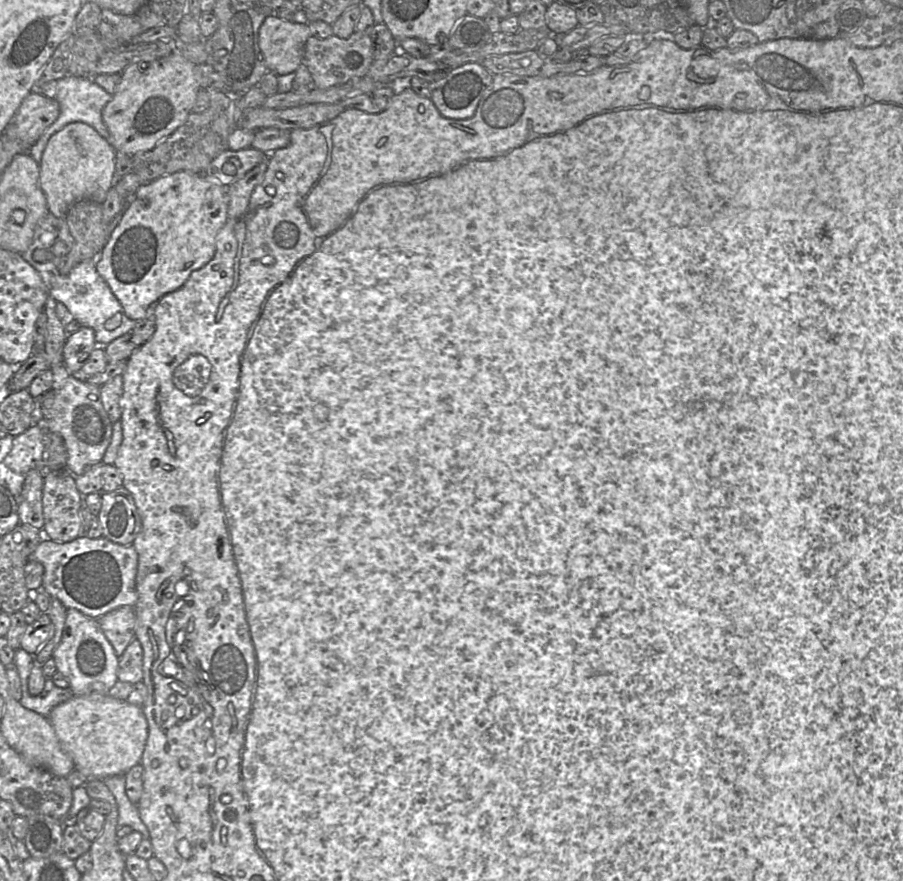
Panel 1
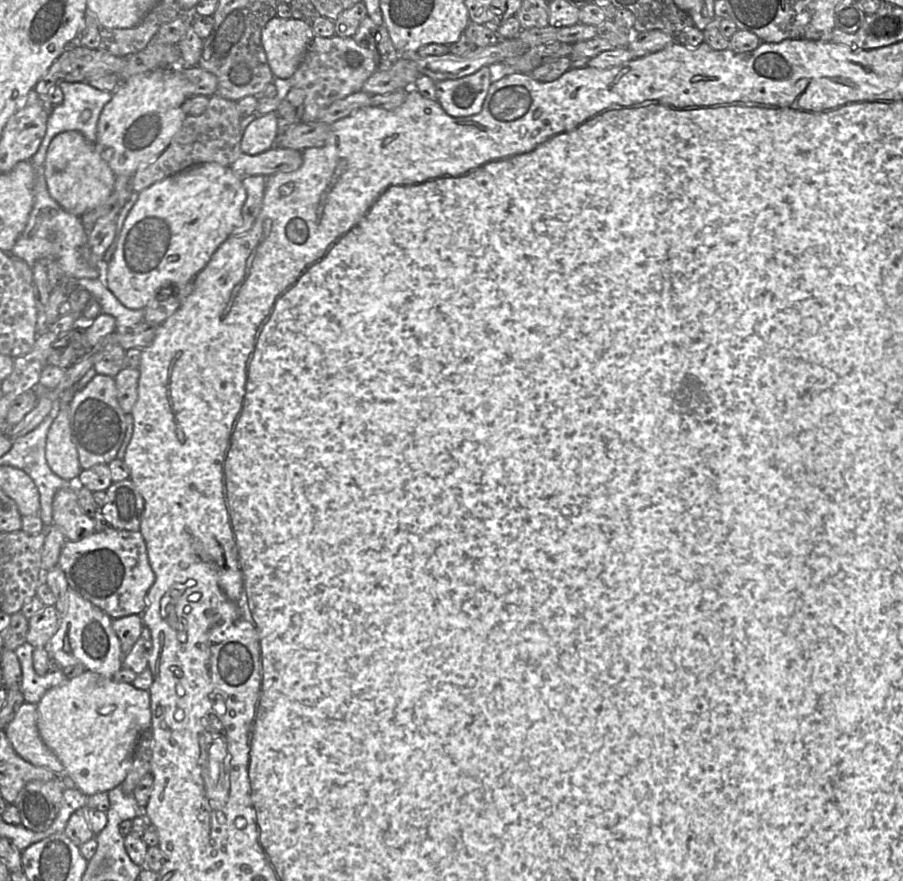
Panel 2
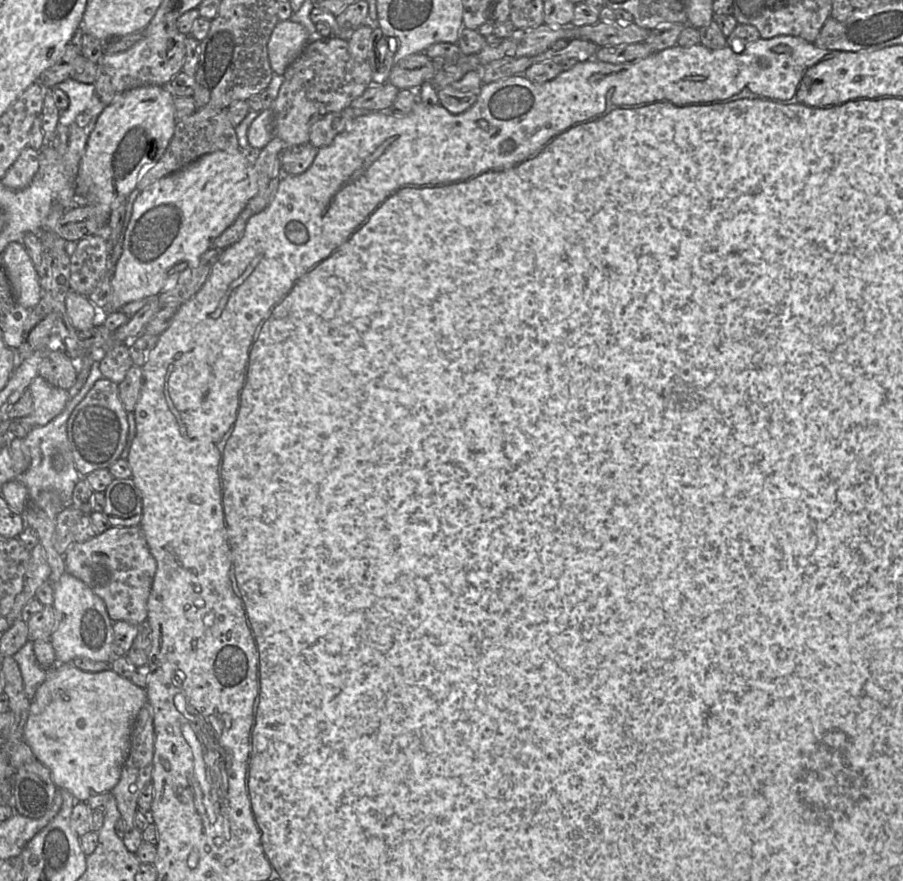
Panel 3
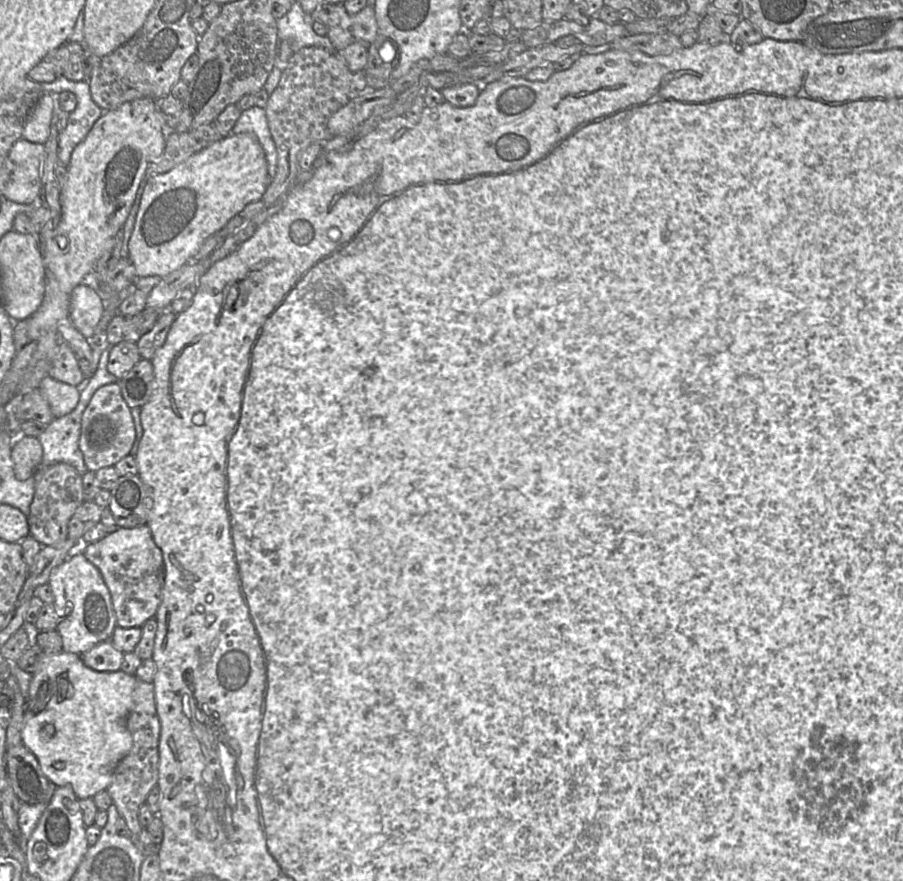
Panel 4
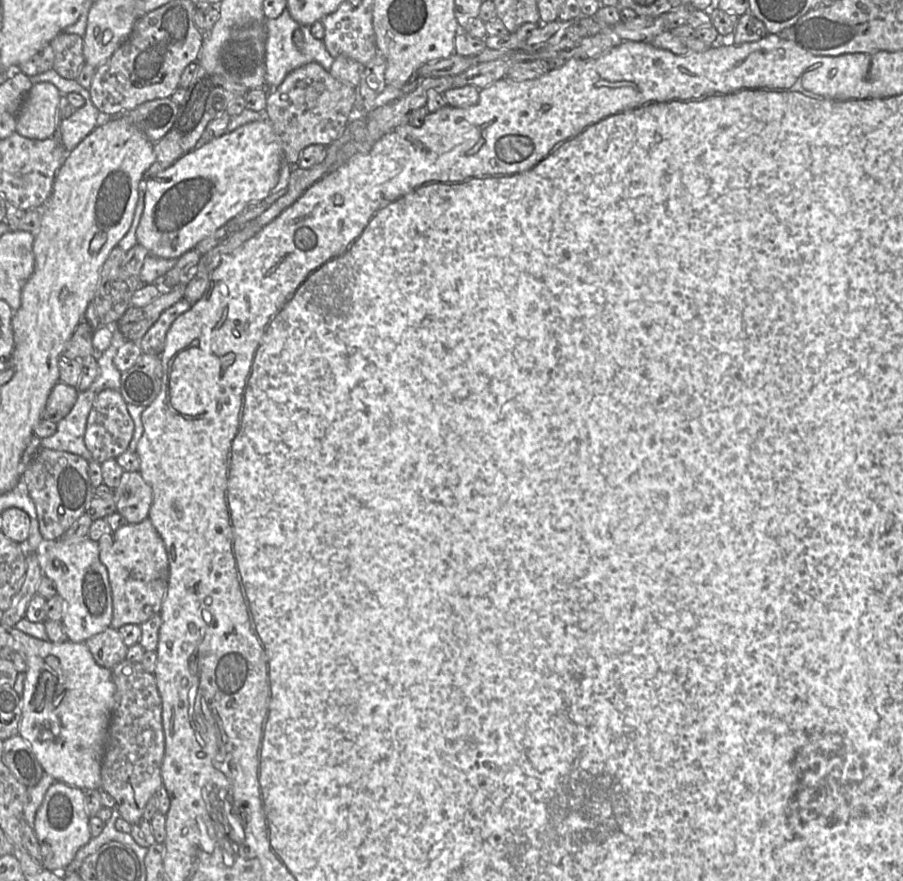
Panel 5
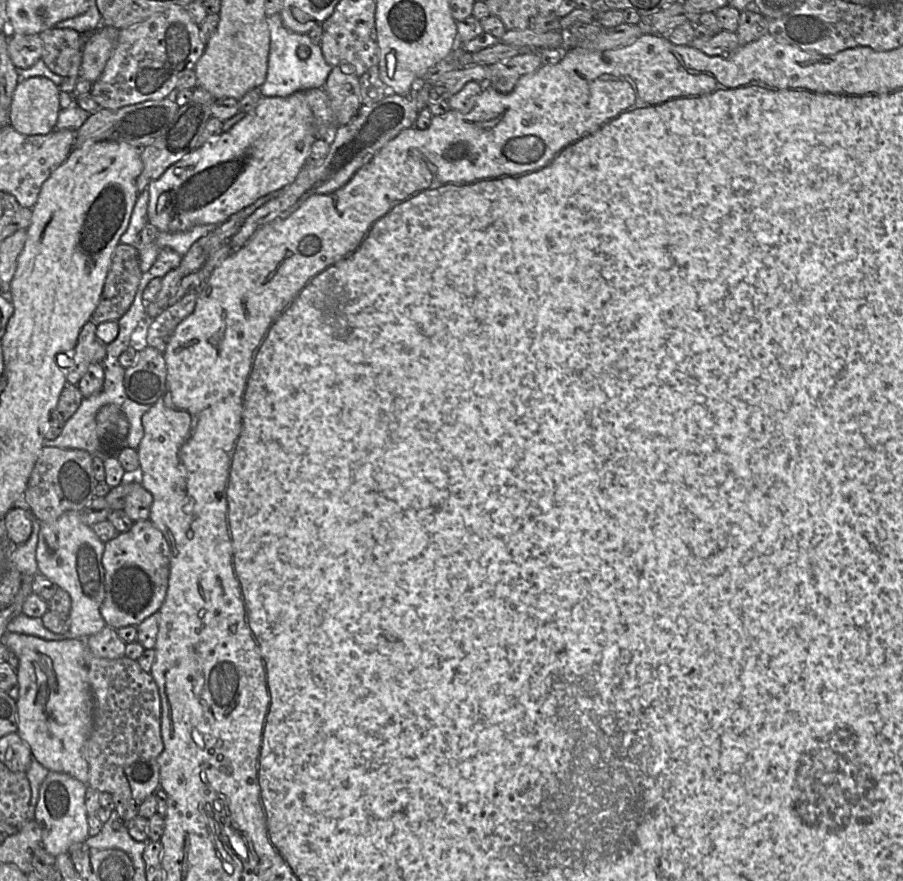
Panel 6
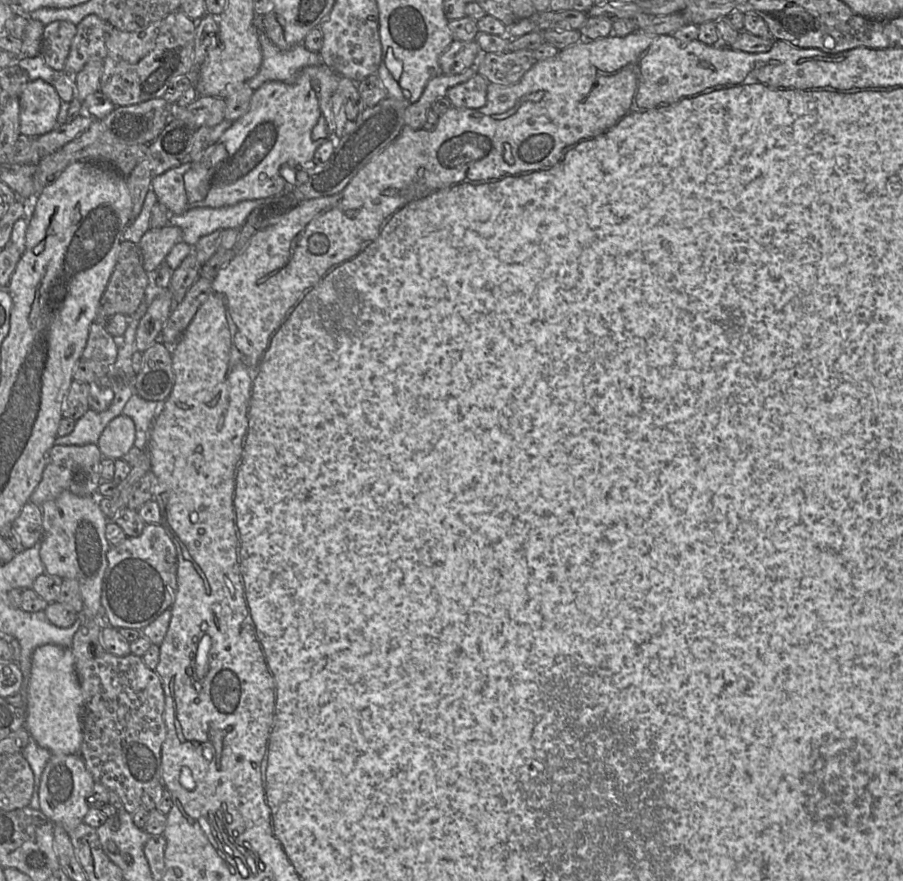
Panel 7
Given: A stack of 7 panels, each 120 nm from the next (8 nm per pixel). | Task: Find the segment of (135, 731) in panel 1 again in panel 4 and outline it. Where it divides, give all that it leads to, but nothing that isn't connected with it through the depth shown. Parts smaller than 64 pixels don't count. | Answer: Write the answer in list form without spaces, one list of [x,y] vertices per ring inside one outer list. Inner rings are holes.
[[[38,651],[21,736],[51,783],[56,787],[70,786],[78,799],[93,798],[107,790],[117,765],[132,747],[127,717],[135,685],[134,675],[121,670],[92,670],[78,654]]]

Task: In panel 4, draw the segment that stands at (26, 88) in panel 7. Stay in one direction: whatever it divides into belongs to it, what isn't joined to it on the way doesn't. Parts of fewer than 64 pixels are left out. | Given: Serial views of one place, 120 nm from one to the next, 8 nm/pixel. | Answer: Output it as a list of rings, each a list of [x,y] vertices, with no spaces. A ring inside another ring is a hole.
[[[44,93],[39,98],[24,125],[24,139],[33,143],[46,143],[50,134],[55,99],[50,93]]]

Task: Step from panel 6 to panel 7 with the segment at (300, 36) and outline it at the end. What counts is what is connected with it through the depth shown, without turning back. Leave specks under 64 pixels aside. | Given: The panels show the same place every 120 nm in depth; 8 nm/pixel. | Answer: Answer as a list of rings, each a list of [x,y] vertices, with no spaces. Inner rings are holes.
[[[256,15],[254,19],[262,50],[262,63],[257,74],[246,82],[253,90],[268,81],[293,83],[304,67],[322,64],[319,53],[309,51],[303,42],[288,50],[275,46],[266,35],[262,17]]]

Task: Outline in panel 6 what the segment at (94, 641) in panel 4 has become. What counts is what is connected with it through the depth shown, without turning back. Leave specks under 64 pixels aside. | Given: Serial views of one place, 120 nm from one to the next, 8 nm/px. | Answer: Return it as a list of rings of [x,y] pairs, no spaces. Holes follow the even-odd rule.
[[[67,511],[54,520],[40,522],[36,561],[39,573],[62,588],[71,597],[69,633],[71,638],[86,639],[105,626],[101,614],[105,590],[105,570],[102,556],[103,543],[92,527],[81,520],[81,512]]]

